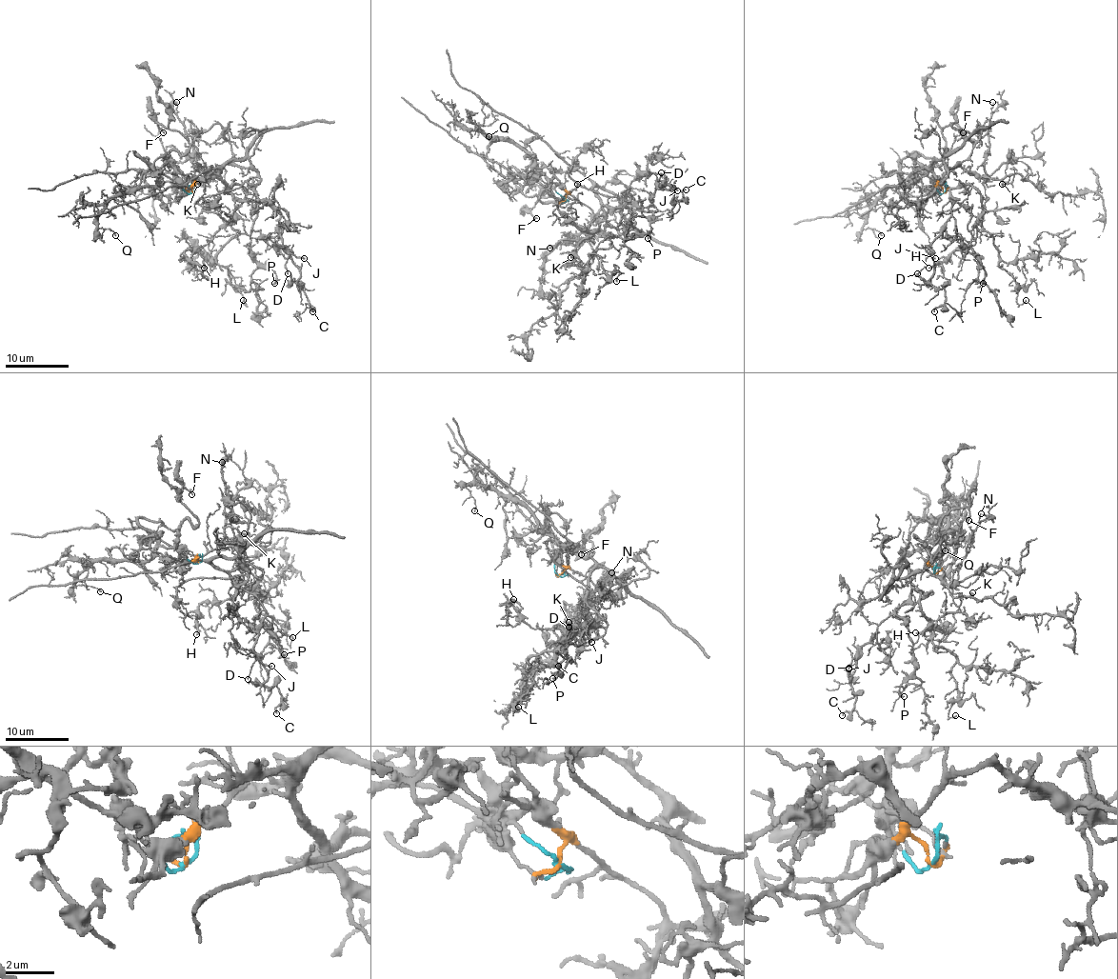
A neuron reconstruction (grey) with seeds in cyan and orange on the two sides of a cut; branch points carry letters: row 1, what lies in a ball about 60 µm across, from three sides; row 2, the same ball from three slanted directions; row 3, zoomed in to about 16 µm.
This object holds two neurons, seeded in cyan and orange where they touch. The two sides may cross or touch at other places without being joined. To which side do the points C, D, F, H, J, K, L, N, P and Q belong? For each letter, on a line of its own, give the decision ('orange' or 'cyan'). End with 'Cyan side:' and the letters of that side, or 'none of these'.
C: orange
D: orange
F: cyan
H: orange
J: orange
K: orange
L: orange
N: orange
P: orange
Q: cyan
Cyan side: F, Q

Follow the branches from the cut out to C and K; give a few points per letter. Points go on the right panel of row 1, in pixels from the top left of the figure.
C: (943, 191), (940, 179), (959, 165), (935, 160), (952, 203), (930, 246), (930, 282), (945, 291), (933, 312)
K: (943, 191), (938, 184), (940, 179), (948, 169), (956, 166), (975, 170), (983, 177), (1008, 177), (1002, 184)

